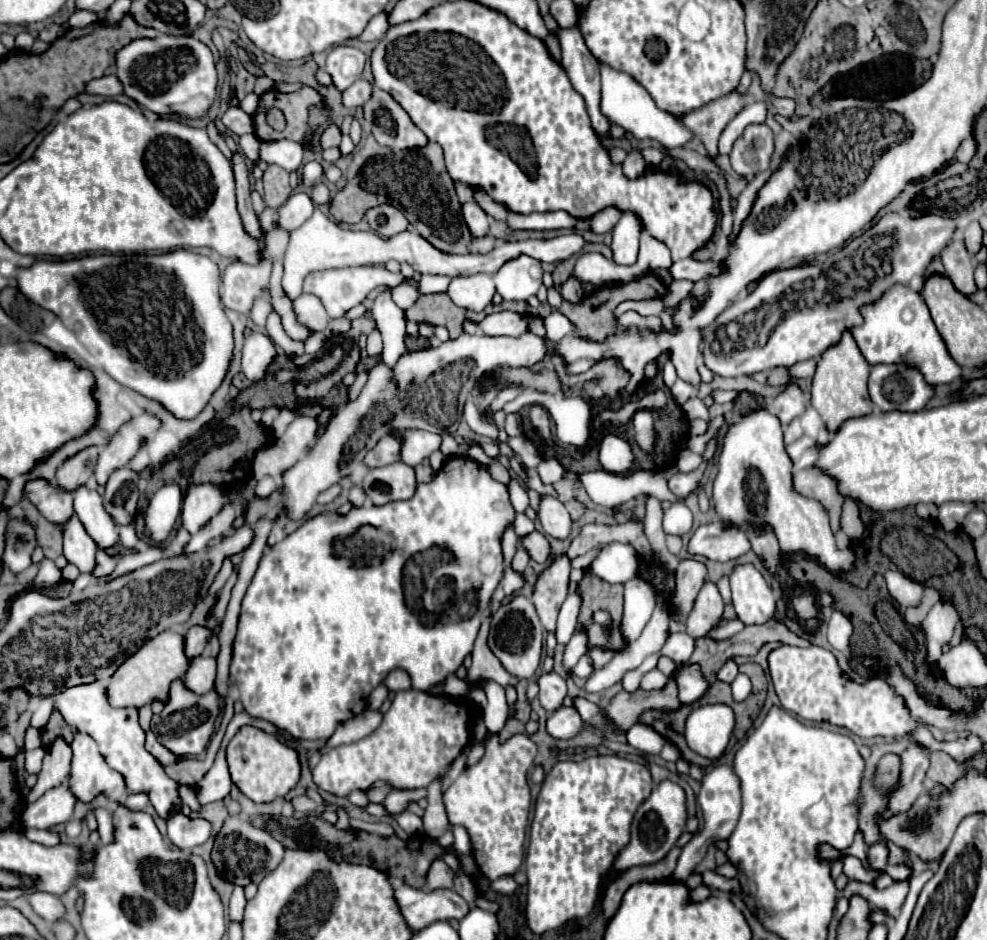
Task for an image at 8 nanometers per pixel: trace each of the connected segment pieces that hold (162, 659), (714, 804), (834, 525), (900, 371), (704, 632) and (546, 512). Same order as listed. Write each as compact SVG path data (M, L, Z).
M163 631L151 641L147 641L135 655L131 655L117 673L109 679L109 703L113 707L143 707L153 701L169 701L169 685L181 679L191 665L185 655L185 639L177 631Z
M717 765L713 767L705 777L703 777L703 785L701 785L701 793L697 797L701 811L703 811L703 819L705 819L705 827L693 835L693 839L683 847L681 857L677 861L677 867L673 869L673 873L669 875L669 881L685 881L695 867L699 865L699 861L705 857L705 851L711 843L717 843L721 839L727 839L741 815L741 787L737 781L737 775L733 773L731 765Z
M799 469L793 473L793 479L797 493L817 499L829 511L831 529L837 533L841 529L841 509L845 501L845 497L837 493L837 481L833 481L833 477L825 477L821 469Z
M881 363L871 367L869 395L881 411L921 411L933 399L935 387L913 365Z
M705 583L695 599L693 611L687 619L687 633L691 637L707 637L723 619L723 599L715 583Z
M545 495L541 499L539 519L541 519L541 525L543 525L547 535L557 537L557 539L567 539L569 537L573 521L569 517L569 511L565 509L565 505L559 499L553 499L553 497Z

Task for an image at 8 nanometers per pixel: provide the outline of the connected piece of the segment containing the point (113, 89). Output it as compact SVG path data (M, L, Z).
M107 75L107 77L95 79L87 85L87 93L103 95L103 97L121 95L121 81L117 81L117 75Z

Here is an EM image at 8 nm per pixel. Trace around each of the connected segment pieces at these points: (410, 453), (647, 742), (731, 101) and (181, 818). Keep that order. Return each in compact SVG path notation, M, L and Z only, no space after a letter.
M407 429L405 439L403 439L403 449L401 449L401 461L407 463L409 467L419 465L425 457L435 453L441 445L441 435L431 433L431 431L421 431L421 429Z
M637 723L627 731L627 742L644 754L658 755L663 749L665 739L653 727Z
M733 91L721 99L715 99L707 105L703 105L697 111L691 111L681 117L687 129L693 131L695 137L699 137L705 145L711 159L718 156L718 140L725 125L743 109L745 95L739 91Z
M171 813L167 835L179 849L191 849L211 837L211 825L205 819L189 819L183 813Z

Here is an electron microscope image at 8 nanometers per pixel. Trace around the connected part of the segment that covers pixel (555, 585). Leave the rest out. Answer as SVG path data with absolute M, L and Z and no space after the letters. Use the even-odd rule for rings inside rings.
M563 555L555 559L551 567L545 569L537 579L531 601L539 613L543 627L549 633L555 633L559 607L563 605L567 597L567 589L569 589L569 573L571 573L571 565L567 555Z

